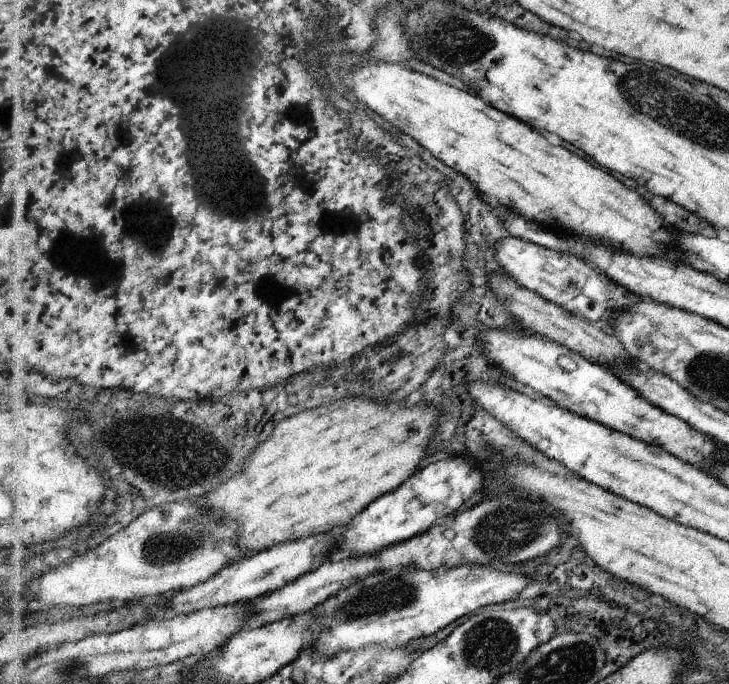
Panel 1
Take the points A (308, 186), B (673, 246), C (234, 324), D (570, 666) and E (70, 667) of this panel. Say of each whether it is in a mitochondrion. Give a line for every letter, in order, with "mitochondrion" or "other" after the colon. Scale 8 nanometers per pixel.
A: other
B: other
C: other
D: mitochondrion
E: mitochondrion

